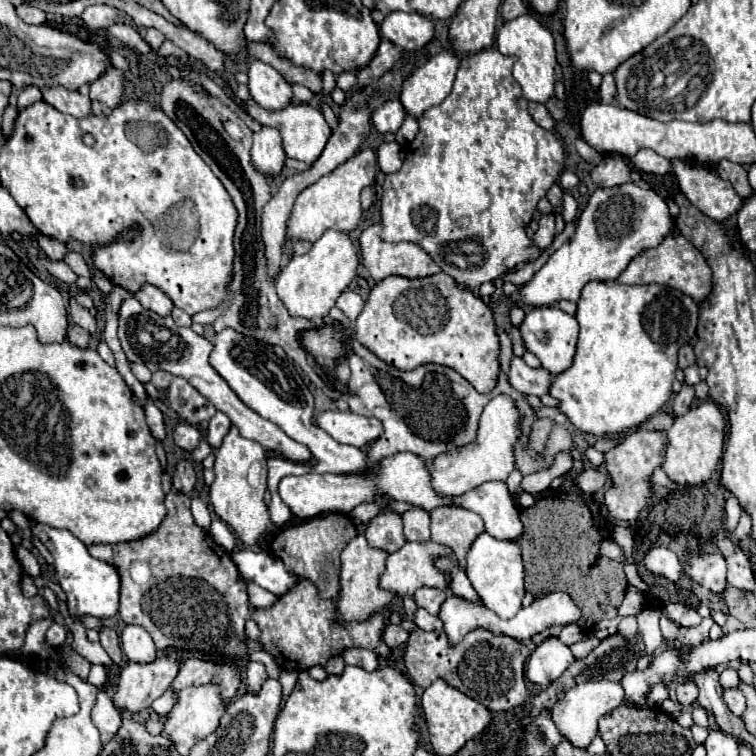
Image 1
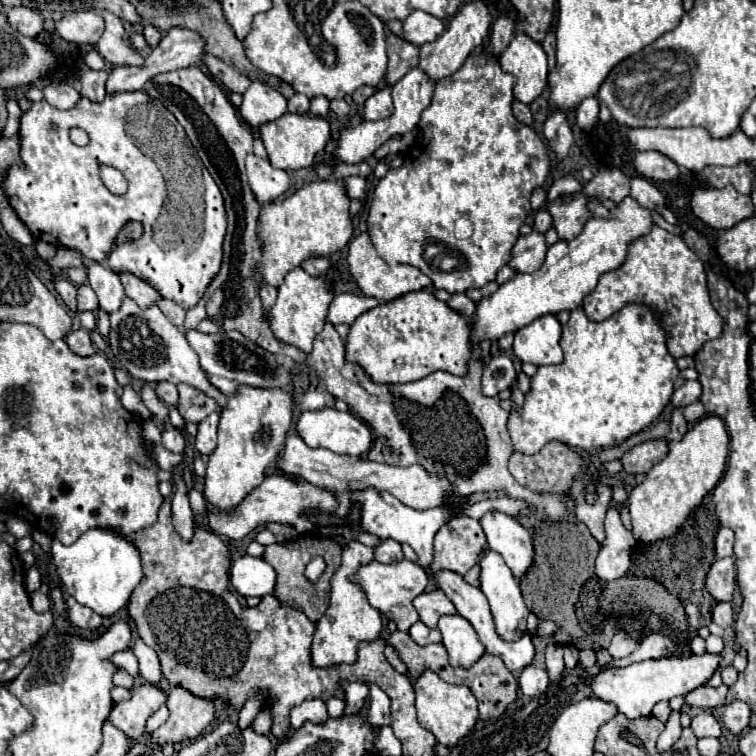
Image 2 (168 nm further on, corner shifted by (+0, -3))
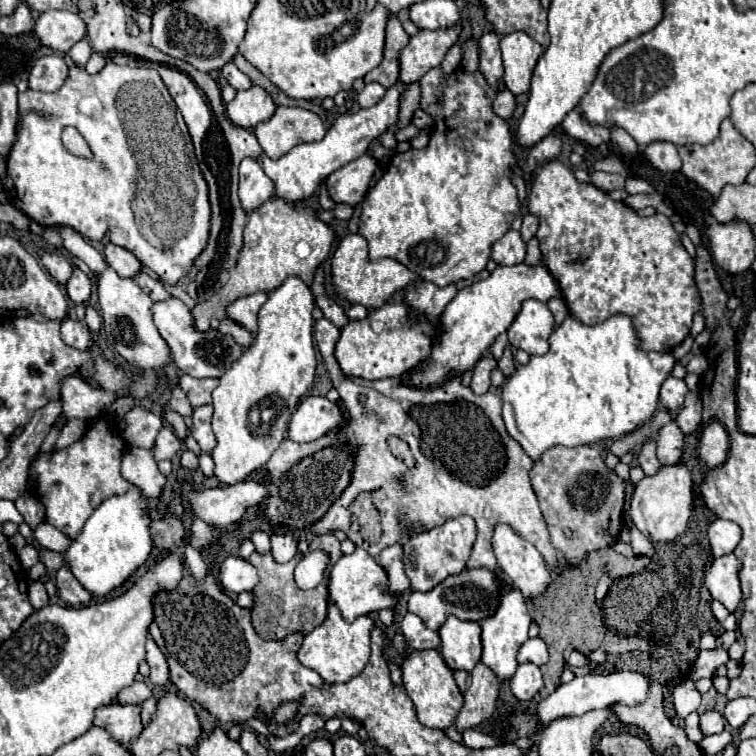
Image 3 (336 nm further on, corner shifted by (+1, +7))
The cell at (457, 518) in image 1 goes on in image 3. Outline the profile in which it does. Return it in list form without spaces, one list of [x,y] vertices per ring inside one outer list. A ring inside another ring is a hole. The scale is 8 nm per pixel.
[[[467,514],[449,518],[445,524],[435,526],[429,532],[417,534],[415,538],[409,538],[409,542],[403,544],[403,548],[405,548],[405,572],[411,580],[411,588],[427,592],[441,580],[445,580],[449,574],[459,574],[467,566],[475,538],[477,526],[475,520]]]

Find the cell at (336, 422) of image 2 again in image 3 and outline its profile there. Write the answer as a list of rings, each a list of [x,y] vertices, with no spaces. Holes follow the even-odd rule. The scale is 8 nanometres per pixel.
[[[307,396],[291,416],[289,438],[295,442],[313,442],[345,424],[345,410],[337,402],[325,396]]]

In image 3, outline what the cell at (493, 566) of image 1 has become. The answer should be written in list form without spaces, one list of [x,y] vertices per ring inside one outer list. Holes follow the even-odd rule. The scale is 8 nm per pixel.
[[[497,578],[499,584],[499,606],[495,610],[495,614],[491,614],[489,618],[483,618],[479,624],[483,628],[481,634],[481,644],[483,644],[483,656],[481,662],[489,664],[489,668],[493,668],[493,672],[499,676],[499,680],[509,680],[513,676],[513,672],[517,670],[517,648],[529,638],[527,630],[531,624],[531,614],[525,606],[525,598],[523,594],[509,582],[503,582],[501,578]]]

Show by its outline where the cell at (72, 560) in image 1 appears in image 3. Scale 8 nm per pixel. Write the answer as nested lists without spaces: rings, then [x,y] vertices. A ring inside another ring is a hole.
[[[133,488],[121,496],[111,496],[87,518],[83,532],[71,540],[63,556],[73,576],[93,596],[107,596],[127,582],[141,564],[147,562],[153,548],[147,506],[149,504],[145,502],[139,488]]]

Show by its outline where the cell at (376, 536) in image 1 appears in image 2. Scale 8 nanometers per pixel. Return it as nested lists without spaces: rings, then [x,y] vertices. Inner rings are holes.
[[[382,540],[382,544],[378,548],[374,548],[374,558],[380,564],[392,564],[392,562],[400,562],[404,558],[404,554],[402,554],[402,548],[398,542]]]

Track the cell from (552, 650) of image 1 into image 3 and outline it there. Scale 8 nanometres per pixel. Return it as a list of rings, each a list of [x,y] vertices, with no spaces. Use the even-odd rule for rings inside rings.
[[[529,662],[519,664],[519,668],[515,670],[511,678],[511,692],[519,700],[533,700],[533,696],[537,696],[541,686],[543,686],[543,680],[541,680],[539,666],[529,664]]]

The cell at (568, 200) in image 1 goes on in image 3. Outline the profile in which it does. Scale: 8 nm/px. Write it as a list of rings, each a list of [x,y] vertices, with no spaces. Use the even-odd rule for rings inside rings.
[[[557,160],[547,162],[533,178],[529,210],[539,216],[539,230],[535,236],[541,242],[543,260],[557,278],[563,296],[567,296],[571,314],[583,324],[591,326],[613,314],[629,314],[633,316],[637,334],[643,340],[643,348],[659,352],[673,350],[689,336],[693,316],[701,312],[701,298],[695,286],[695,260],[681,244],[681,238],[667,216],[637,216],[629,206],[613,202],[597,186],[577,182],[573,170]],[[577,258],[583,258],[583,262],[577,264]]]

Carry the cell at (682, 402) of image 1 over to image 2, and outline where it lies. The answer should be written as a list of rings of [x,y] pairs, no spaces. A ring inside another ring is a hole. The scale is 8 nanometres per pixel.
[[[676,408],[676,410],[672,412],[672,420],[670,420],[670,422],[672,422],[672,424],[670,424],[670,432],[668,432],[668,436],[666,436],[666,442],[674,442],[674,440],[682,438],[682,434],[686,434],[686,430],[688,430],[688,424],[686,424],[680,408]]]

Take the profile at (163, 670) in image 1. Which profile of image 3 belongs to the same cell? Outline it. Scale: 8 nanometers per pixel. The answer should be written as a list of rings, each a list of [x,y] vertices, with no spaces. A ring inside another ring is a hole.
[[[111,702],[107,706],[101,706],[101,708],[97,708],[93,724],[105,728],[107,732],[113,734],[113,738],[117,742],[127,746],[143,730],[143,724],[141,724],[141,704]]]

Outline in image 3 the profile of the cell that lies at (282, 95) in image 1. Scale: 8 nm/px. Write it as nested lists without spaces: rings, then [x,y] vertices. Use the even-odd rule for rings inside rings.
[[[253,84],[249,90],[239,90],[233,102],[227,104],[227,116],[231,122],[243,128],[253,128],[265,122],[275,112],[275,102],[261,86]]]

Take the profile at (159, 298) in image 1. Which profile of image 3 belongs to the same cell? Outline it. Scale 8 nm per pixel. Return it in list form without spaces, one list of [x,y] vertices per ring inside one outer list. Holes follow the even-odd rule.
[[[107,244],[105,260],[121,278],[135,278],[137,274],[141,274],[141,262],[129,250],[125,250],[121,246]]]

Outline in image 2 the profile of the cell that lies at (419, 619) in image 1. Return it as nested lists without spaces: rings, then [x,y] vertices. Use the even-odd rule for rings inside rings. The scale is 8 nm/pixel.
[[[416,622],[416,624],[412,624],[412,628],[410,628],[410,638],[418,644],[418,646],[428,646],[428,644],[434,644],[434,642],[440,642],[440,630],[438,628],[428,628],[428,626],[424,626],[422,622]]]

